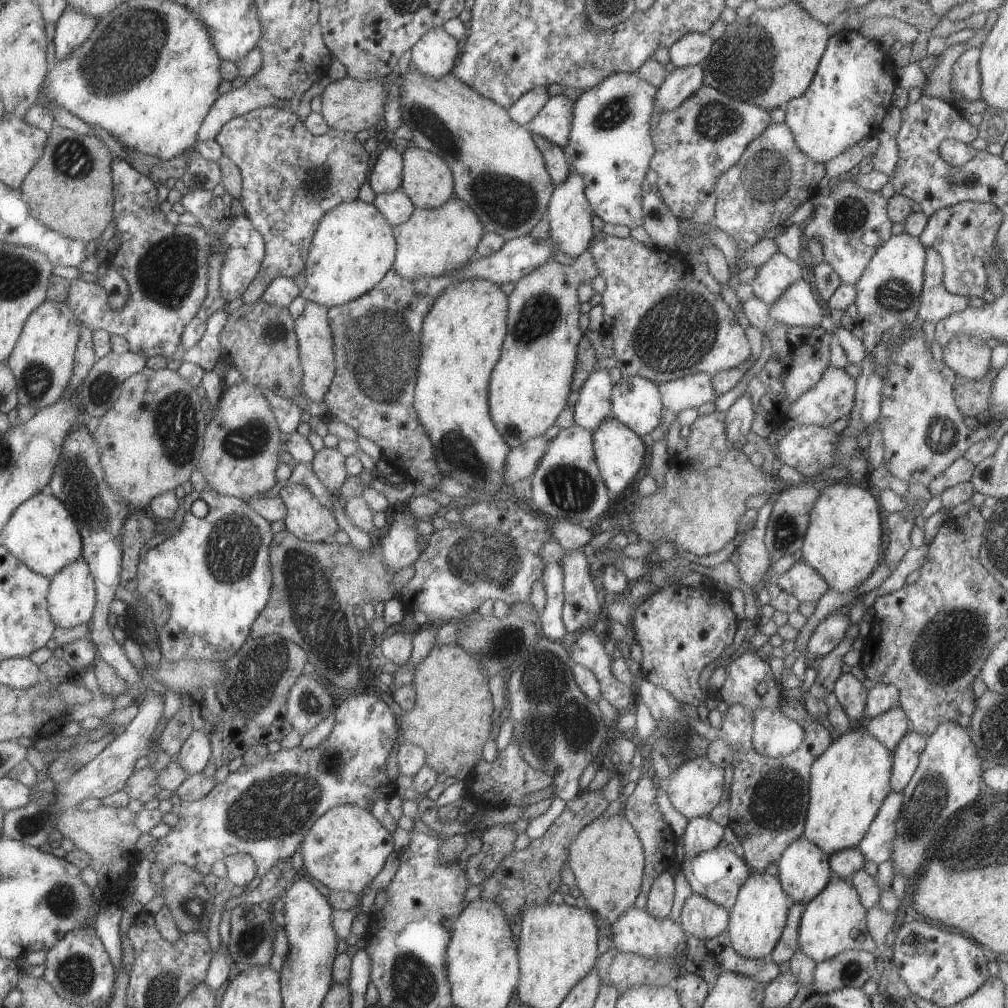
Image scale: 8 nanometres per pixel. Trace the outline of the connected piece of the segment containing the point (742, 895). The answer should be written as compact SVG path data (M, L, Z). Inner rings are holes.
M766 872L750 873L739 888L736 902L729 912L728 932L739 955L759 959L771 954L782 936L792 903L780 879Z

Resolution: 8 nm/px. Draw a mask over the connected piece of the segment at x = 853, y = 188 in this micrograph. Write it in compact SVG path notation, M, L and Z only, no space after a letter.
M855 179L838 181L831 188L819 188L814 196L810 197L813 203L814 217L808 218L804 227L804 236L809 242L812 238L819 238L824 255L824 262L828 263L841 278L842 283L855 285L861 279L862 273L866 270L866 265L874 256L874 253L882 246L891 236L893 220L889 217L887 211L887 199L884 198L880 191L869 191L858 186Z

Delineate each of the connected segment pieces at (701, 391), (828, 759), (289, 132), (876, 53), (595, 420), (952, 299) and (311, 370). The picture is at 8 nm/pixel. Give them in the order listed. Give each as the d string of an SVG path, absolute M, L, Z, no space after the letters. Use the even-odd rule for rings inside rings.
M709 372L686 375L657 385L663 405L676 414L686 408L698 409L705 402L714 402L717 397L713 375Z
M858 724L835 738L811 766L810 800L803 836L817 844L829 856L845 848L856 846L866 836L891 787L893 751L886 748L867 728Z
M275 106L257 108L229 120L222 125L215 139L221 146L223 156L230 158L240 169L243 180L240 200L245 215L265 242L265 256L260 272L242 296L244 303L257 303L274 279L282 276L295 278L297 274L304 274L306 259L320 219L338 204L359 198L361 186L369 180L370 154L364 149L364 144L356 141L355 133L330 129L325 135L313 135L296 113Z
M841 29L829 38L806 92L784 105L785 121L802 152L824 165L863 138L877 136L897 86L895 66L878 41Z
M596 366L579 390L579 399L573 408L573 422L592 432L601 420L612 416L612 389L609 370Z
M925 247L925 253L925 279L918 316L924 321L937 323L942 317L963 311L969 305L969 298L952 294L945 287L945 268L938 251L932 247Z
M306 301L304 311L295 320L295 331L303 368L302 395L314 402L322 402L336 374L334 339L330 328L329 308L314 301Z

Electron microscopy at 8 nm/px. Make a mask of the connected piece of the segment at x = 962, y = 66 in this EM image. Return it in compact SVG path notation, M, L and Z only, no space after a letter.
M970 47L954 62L951 84L968 100L983 98L981 87L980 60L981 47Z

